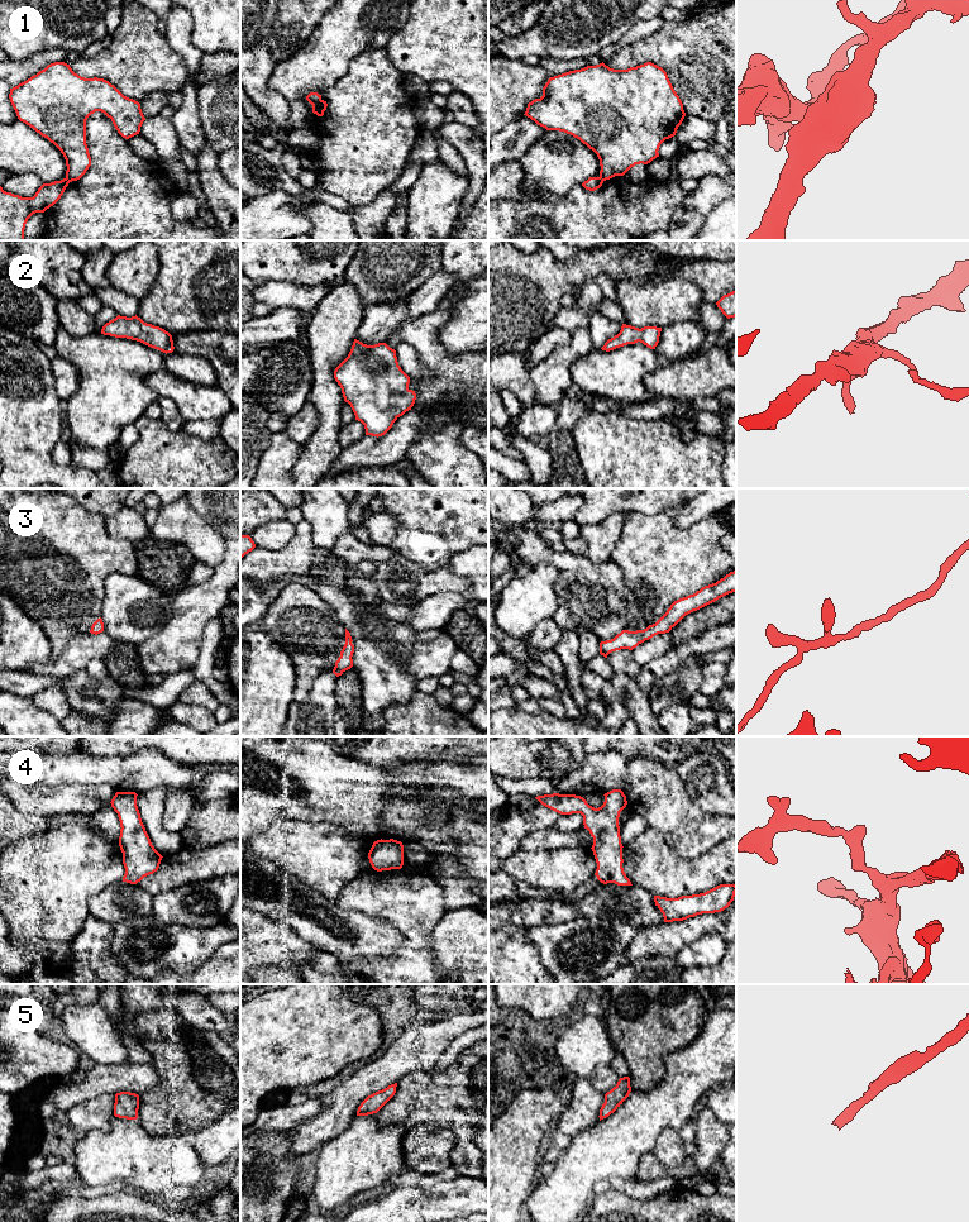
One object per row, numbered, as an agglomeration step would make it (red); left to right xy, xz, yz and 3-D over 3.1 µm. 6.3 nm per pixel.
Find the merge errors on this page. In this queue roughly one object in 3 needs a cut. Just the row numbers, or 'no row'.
1

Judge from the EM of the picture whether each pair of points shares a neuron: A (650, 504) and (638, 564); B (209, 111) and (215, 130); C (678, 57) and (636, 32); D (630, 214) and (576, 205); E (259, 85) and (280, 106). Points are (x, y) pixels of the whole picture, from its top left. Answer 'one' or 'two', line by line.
A: two
B: one
C: two
D: one
E: one

